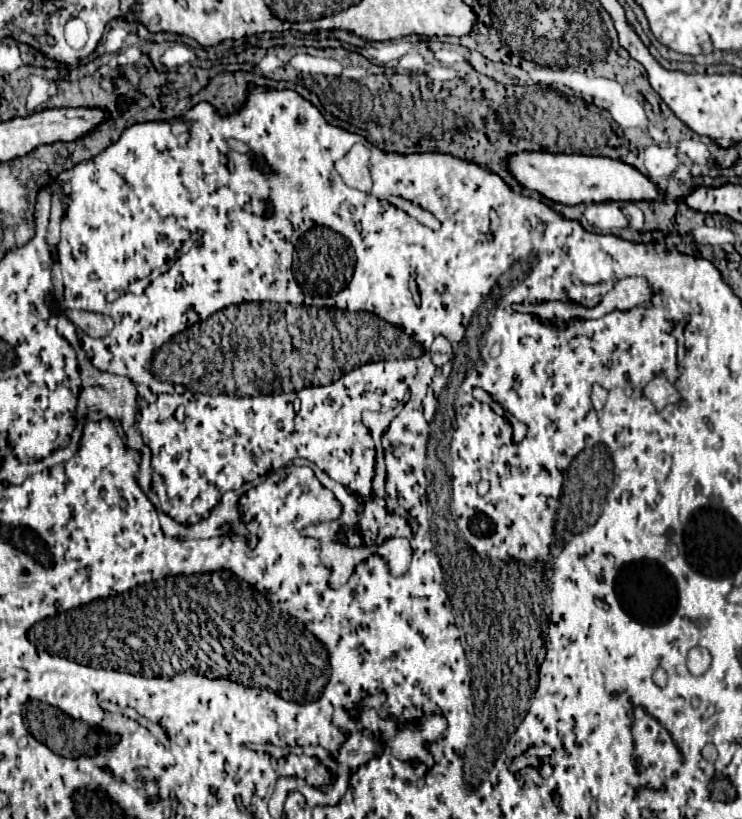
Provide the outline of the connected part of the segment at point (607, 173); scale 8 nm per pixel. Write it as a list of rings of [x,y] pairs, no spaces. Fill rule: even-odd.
[[[526,152],[514,154],[508,158],[508,168],[516,176],[516,180],[554,202],[560,204],[582,204],[582,202],[606,202],[606,200],[656,200],[662,202],[664,194],[656,188],[656,184],[638,172],[634,166],[604,158],[604,156],[582,156],[582,154],[550,154],[550,152]]]

